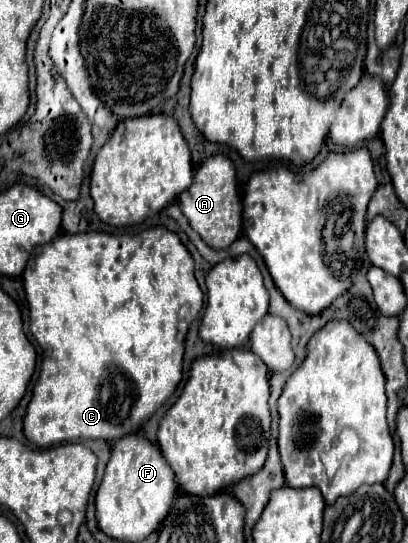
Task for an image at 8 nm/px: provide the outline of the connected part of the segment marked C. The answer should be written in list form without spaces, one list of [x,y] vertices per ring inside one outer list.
[[[152,226],[136,236],[126,234],[104,234],[104,232],[84,232],[84,234],[60,234],[56,240],[36,246],[28,264],[24,268],[24,290],[30,306],[30,332],[36,338],[38,346],[44,352],[44,362],[40,366],[38,382],[34,384],[34,394],[24,416],[24,434],[30,442],[38,446],[52,446],[66,442],[70,438],[100,438],[100,440],[118,440],[126,434],[132,434],[140,424],[156,412],[164,400],[168,400],[176,386],[182,380],[182,354],[186,330],[198,318],[202,310],[202,292],[194,278],[194,260],[190,252],[180,244],[178,236],[166,230],[164,226]]]

